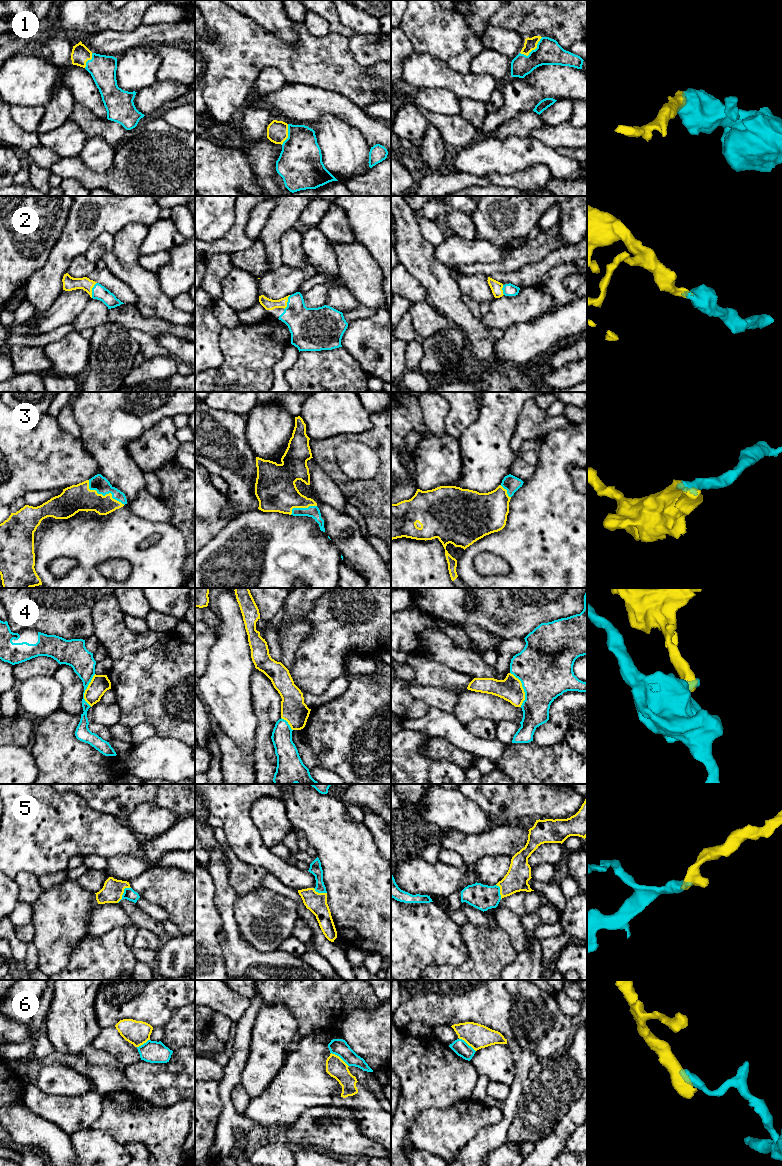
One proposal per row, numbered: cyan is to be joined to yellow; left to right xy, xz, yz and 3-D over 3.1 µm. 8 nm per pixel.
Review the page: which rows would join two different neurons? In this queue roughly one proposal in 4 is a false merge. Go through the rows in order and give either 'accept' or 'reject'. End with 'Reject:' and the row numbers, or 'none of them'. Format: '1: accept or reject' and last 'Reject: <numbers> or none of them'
1: accept
2: accept
3: accept
4: reject
5: accept
6: reject
Reject: 4, 6

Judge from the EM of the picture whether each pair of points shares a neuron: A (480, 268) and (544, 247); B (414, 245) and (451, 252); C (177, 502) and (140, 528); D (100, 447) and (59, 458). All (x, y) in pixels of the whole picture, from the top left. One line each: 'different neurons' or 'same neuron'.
A: same neuron
B: different neurons
C: different neurons
D: different neurons

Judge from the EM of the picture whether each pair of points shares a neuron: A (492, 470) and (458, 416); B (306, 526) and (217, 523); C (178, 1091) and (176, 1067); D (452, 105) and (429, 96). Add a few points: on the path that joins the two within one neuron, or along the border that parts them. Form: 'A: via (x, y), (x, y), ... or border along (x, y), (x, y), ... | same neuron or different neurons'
A: border along (477, 407), (478, 417), (463, 432), (459, 440) | different neurons
B: border along (239, 514), (210, 539) | different neurons
C: via (178, 1085), (178, 1073) | same neuron
D: via (446, 102), (435, 100) | same neuron

